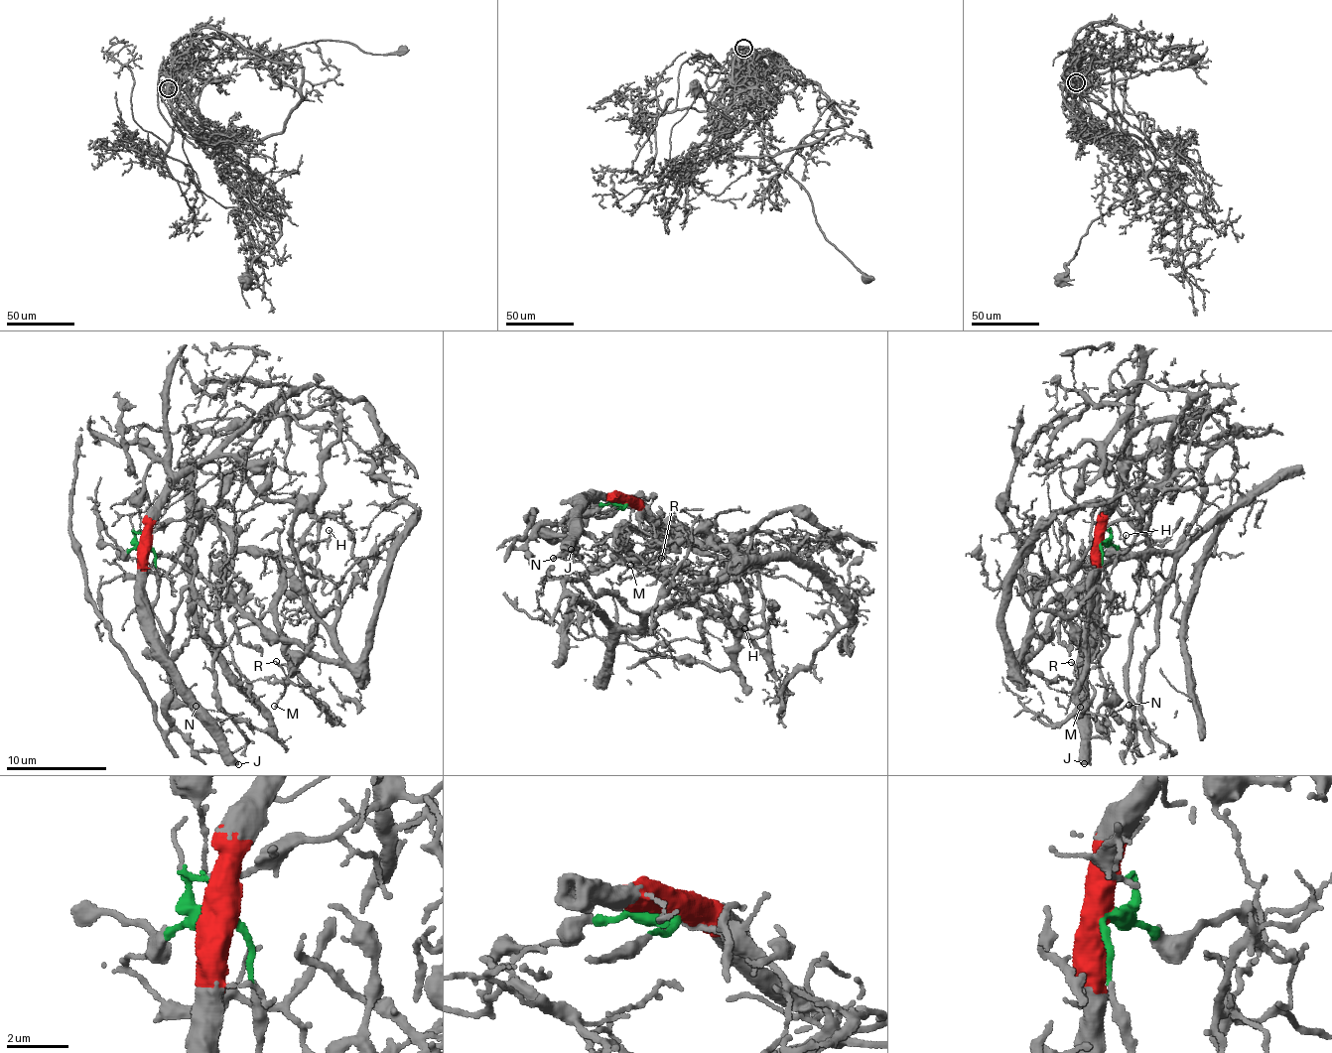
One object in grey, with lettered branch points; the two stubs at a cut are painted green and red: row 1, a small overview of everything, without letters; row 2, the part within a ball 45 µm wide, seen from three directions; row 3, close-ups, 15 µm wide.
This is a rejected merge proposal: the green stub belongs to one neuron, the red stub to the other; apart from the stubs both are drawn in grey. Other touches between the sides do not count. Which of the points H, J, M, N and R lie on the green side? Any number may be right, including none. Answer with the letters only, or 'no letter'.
M, R

